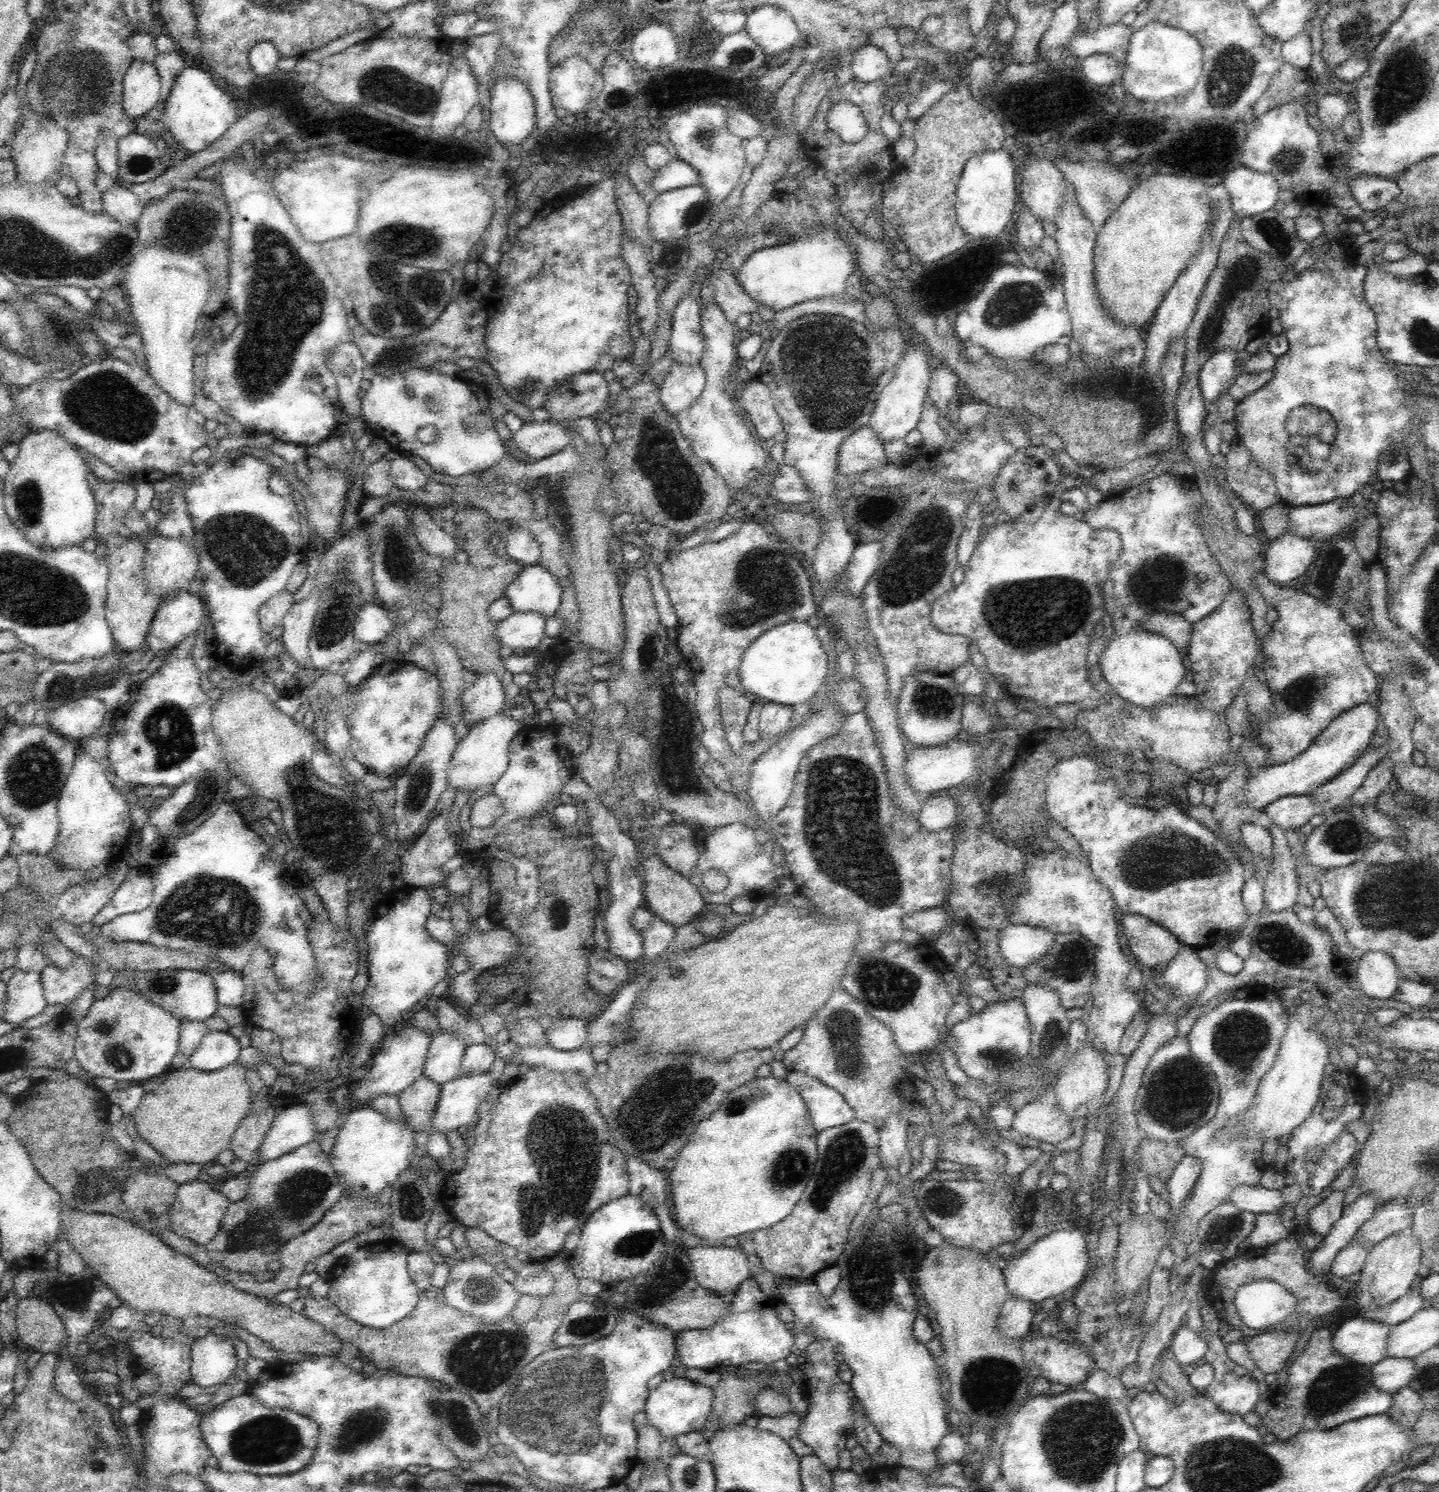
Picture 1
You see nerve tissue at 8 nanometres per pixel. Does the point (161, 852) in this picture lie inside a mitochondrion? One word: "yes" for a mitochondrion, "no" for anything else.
no

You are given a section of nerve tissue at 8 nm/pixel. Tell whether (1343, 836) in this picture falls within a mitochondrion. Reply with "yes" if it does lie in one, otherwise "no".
yes

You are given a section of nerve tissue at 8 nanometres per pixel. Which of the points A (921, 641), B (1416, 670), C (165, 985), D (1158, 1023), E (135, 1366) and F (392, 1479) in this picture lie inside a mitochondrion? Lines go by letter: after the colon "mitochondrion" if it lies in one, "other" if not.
A: other
B: mitochondrion
C: mitochondrion
D: other
E: other
F: other

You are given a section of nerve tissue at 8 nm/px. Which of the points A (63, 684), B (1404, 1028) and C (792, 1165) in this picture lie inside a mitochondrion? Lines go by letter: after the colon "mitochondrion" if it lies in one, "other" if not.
A: mitochondrion
B: other
C: mitochondrion

